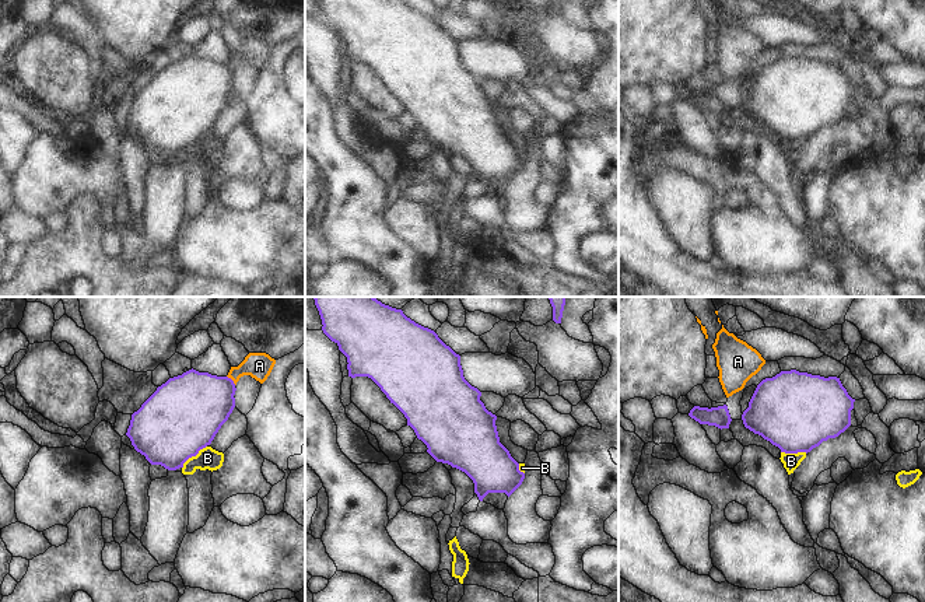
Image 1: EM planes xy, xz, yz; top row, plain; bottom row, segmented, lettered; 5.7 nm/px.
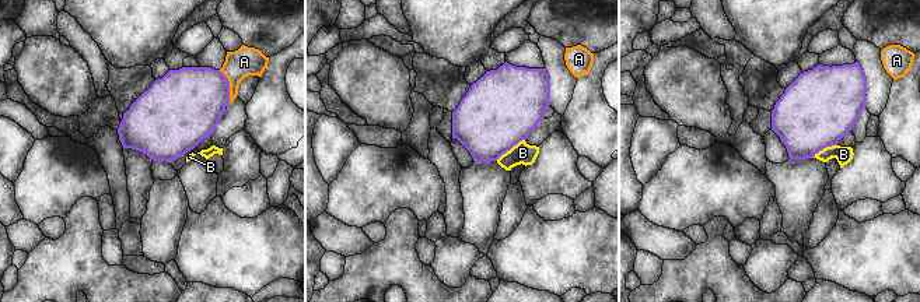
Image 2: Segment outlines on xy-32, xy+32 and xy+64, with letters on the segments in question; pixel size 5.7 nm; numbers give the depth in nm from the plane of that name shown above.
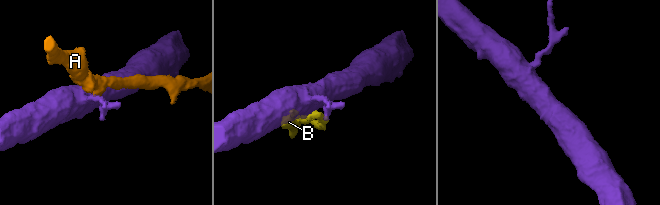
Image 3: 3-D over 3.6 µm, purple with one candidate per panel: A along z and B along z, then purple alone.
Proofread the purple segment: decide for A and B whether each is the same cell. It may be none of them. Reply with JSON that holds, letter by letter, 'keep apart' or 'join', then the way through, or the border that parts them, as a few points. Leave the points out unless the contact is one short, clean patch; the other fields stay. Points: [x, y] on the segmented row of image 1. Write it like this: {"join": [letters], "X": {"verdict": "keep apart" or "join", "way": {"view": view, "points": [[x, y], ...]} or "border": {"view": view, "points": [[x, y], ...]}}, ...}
{"join": [], "A": {"verdict": "keep apart"}, "B": {"verdict": "keep apart", "border": {"view": "xy", "points": [[206, 445], [192, 455], [182, 468]]}}}

